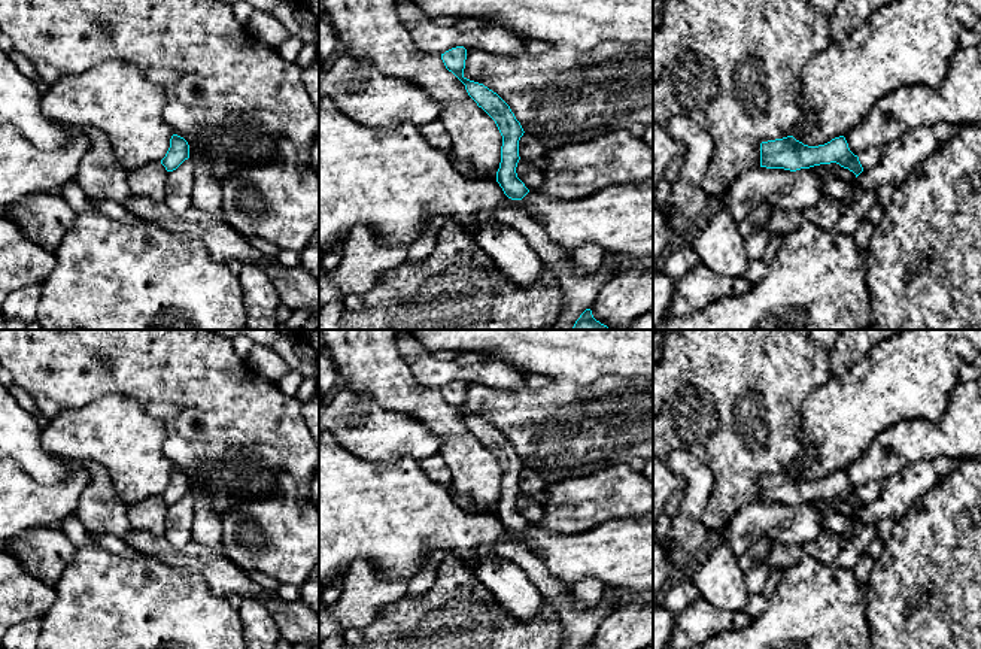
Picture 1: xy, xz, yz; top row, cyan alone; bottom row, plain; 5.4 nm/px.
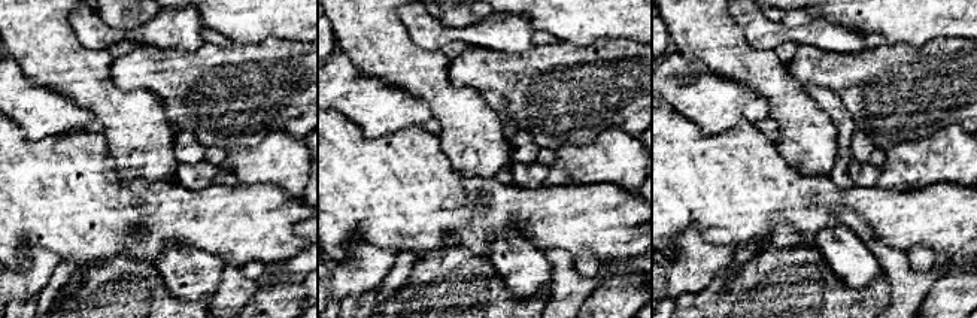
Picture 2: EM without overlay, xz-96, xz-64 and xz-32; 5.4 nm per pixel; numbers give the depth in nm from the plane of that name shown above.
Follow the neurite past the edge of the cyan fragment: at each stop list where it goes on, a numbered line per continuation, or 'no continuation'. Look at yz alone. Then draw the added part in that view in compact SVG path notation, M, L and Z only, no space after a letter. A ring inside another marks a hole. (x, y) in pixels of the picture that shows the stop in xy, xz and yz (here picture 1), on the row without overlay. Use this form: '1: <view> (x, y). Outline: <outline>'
no continuation

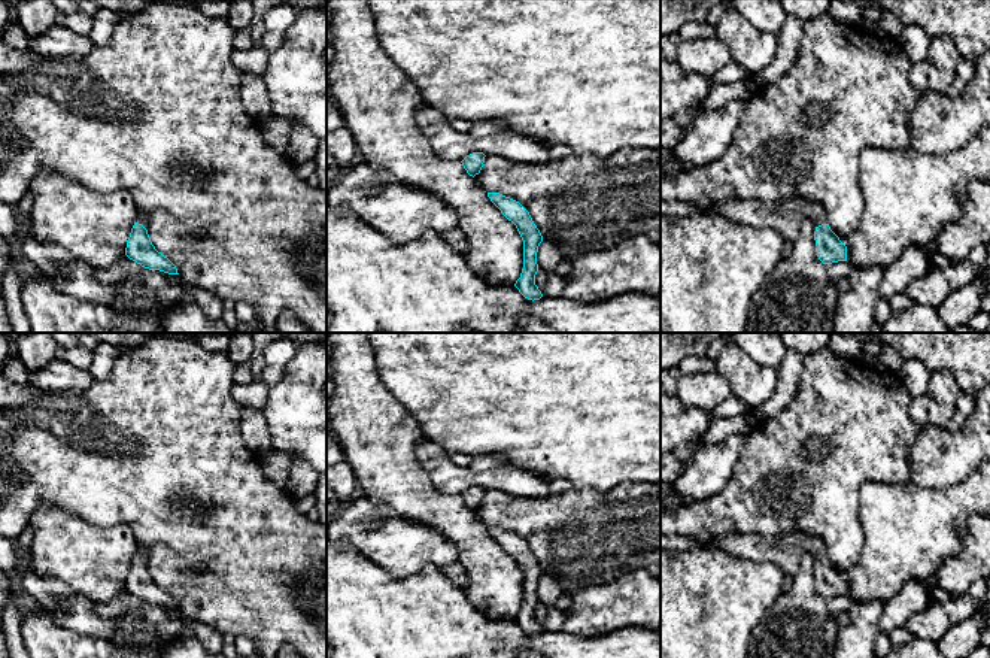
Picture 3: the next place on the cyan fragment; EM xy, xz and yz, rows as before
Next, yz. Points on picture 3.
1: yz (784, 551). Outline: M805 533L783 536L729 534L719 539L714 548L754 563L774 563L784 576L792 577L798 573L801 558L805 554L816 561L827 558L825 542Z

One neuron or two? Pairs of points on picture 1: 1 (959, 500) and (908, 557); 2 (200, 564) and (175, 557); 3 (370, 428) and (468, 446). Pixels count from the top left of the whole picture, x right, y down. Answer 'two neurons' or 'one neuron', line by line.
1: one neuron
2: one neuron
3: two neurons

